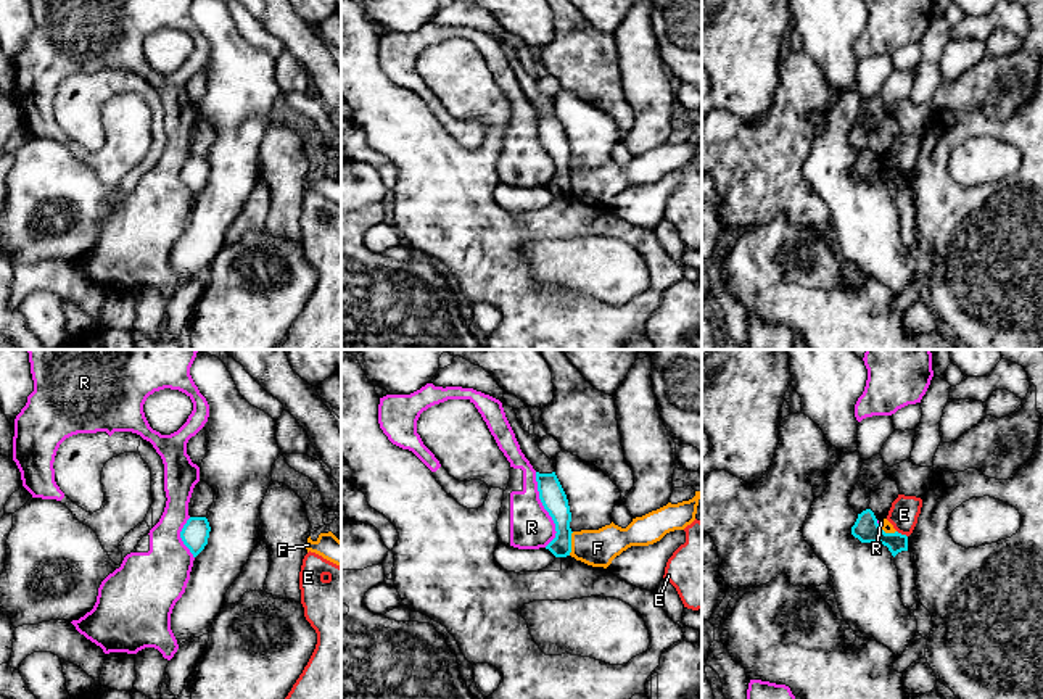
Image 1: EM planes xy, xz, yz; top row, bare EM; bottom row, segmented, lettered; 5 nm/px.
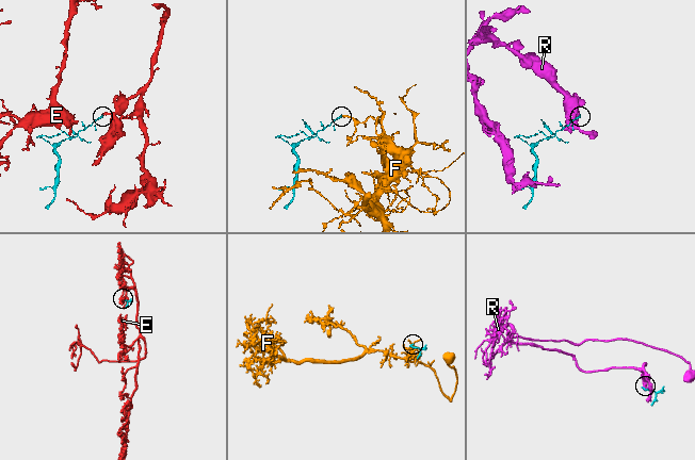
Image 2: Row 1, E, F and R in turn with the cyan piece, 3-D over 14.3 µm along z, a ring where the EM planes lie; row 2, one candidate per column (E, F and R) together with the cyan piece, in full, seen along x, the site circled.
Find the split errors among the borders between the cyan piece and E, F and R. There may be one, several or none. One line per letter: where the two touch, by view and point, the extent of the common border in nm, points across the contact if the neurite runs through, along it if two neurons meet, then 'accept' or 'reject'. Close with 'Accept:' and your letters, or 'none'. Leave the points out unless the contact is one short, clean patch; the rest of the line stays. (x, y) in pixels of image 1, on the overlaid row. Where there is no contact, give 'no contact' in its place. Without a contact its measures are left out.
E: contact yz (900, 533); length 70 nm; border yz (897, 530), (906, 537); reject
F: contact xz (570, 543); length 120 nm; border xz (573, 532), (568, 554); reject
R: contact xz (544, 508); length 380 nm; reject
Accept: none

